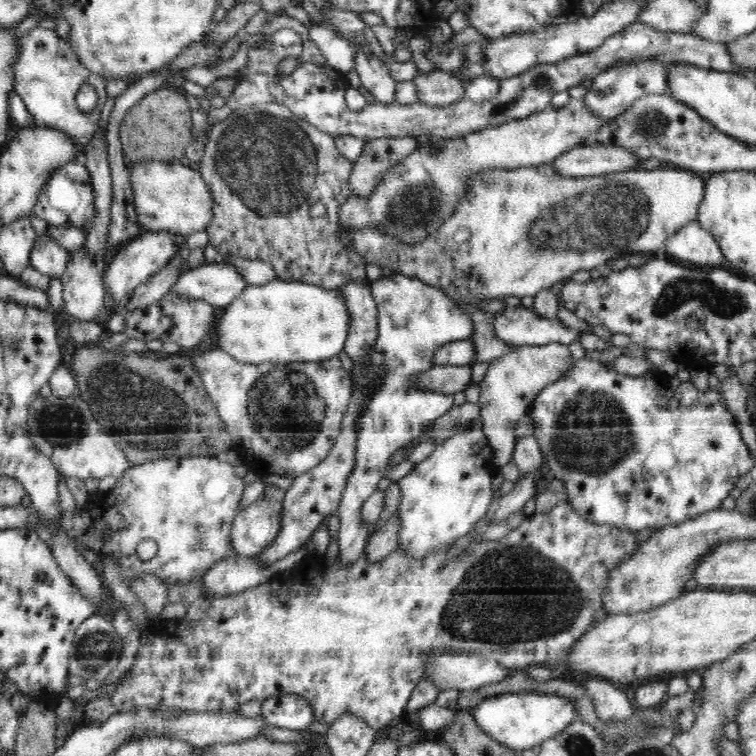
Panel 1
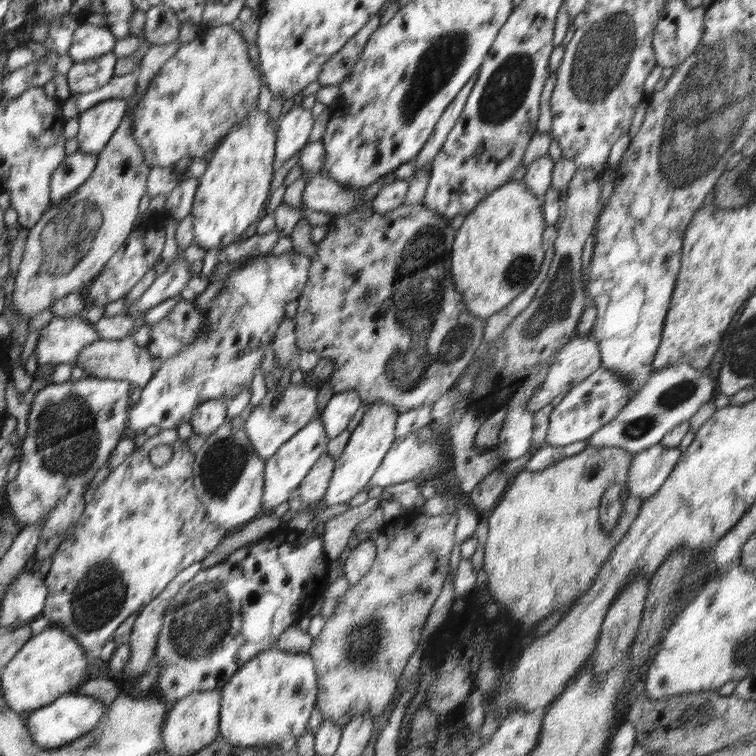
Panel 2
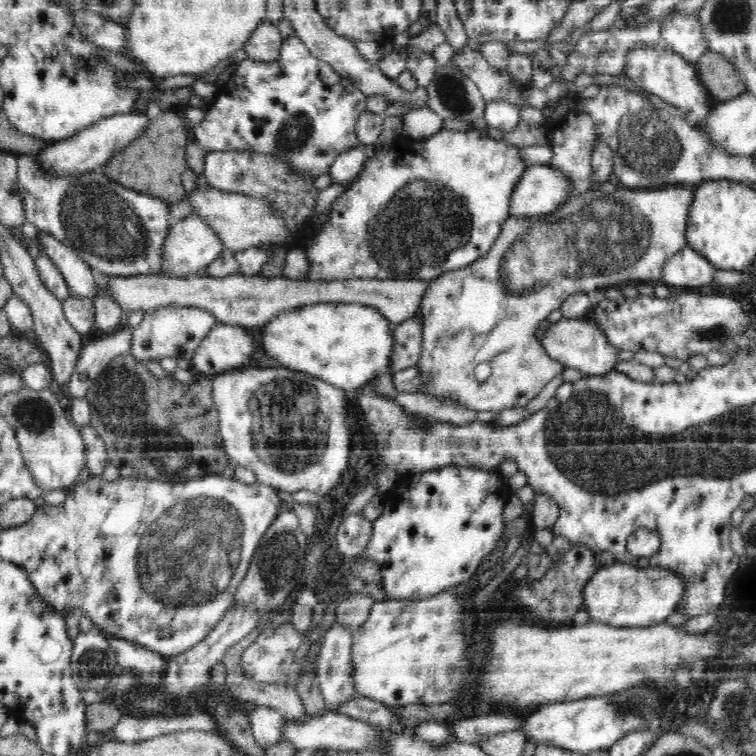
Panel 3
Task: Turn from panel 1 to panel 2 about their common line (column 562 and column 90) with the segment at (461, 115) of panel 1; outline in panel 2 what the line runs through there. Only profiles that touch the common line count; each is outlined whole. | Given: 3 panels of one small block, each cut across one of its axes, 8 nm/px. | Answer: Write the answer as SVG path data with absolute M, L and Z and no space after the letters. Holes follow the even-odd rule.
M109 52L94 60L74 63L66 74L71 95L93 92L110 82L116 61L116 55Z

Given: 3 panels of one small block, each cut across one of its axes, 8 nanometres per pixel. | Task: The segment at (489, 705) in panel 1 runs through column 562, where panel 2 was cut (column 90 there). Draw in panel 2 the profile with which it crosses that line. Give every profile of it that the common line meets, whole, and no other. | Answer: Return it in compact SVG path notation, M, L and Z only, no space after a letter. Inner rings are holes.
M68 693L68 696L59 696L55 703L43 706L38 711L32 711L25 720L25 724L32 740L40 748L62 747L74 742L79 736L86 735L88 731L92 731L108 707L106 703L100 703L91 696Z

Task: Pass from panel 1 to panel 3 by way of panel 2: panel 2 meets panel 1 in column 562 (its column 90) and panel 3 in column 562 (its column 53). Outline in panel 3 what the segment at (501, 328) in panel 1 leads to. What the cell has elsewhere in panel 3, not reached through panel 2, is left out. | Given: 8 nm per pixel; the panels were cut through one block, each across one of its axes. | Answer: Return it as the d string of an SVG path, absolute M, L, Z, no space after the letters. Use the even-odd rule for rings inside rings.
M562 318L552 323L544 332L542 346L554 360L565 367L578 369L584 377L605 375L606 372L616 370L617 364L621 362L618 358L619 348L610 344L605 331L588 318Z

